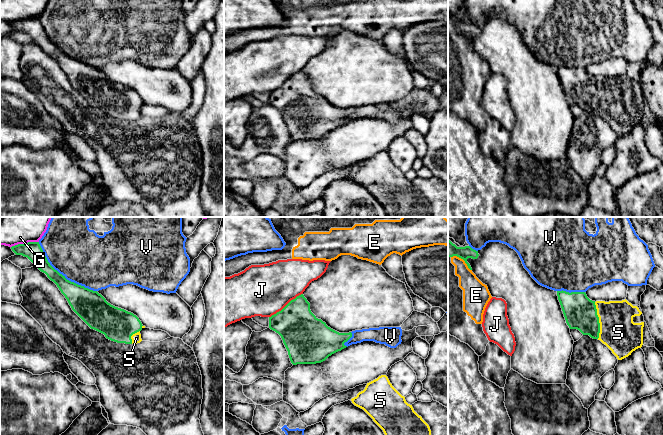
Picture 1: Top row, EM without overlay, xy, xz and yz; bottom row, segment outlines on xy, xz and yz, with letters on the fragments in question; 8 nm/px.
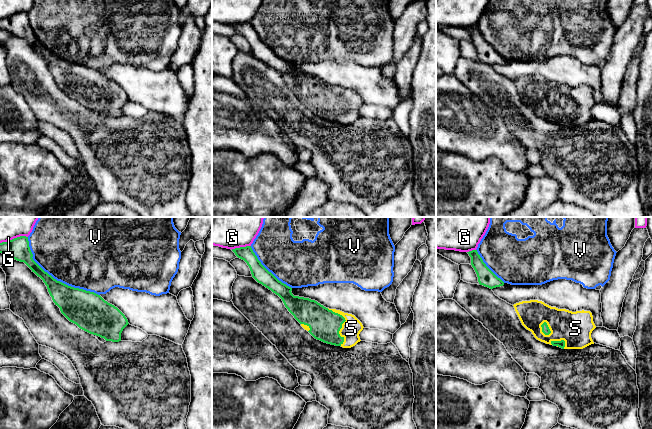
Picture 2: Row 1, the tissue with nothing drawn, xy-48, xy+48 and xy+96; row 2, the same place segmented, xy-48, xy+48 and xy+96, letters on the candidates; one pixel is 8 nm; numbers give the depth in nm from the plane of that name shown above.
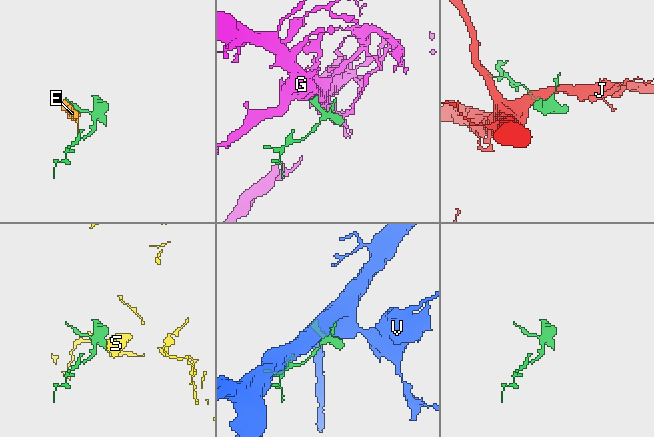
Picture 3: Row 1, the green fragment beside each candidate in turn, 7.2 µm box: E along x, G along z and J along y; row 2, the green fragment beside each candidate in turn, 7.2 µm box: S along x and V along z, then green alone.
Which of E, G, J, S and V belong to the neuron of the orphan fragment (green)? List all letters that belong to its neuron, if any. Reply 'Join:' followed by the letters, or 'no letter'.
Join: S

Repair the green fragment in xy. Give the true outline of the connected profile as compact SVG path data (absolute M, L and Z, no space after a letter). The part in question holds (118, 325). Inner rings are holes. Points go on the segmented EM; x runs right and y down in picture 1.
M28 242L11 247L16 255L27 257L53 281L67 299L72 310L91 328L111 341L137 344L142 341L140 331L145 328L131 312L115 307L97 291L71 282L48 262L39 242Z

